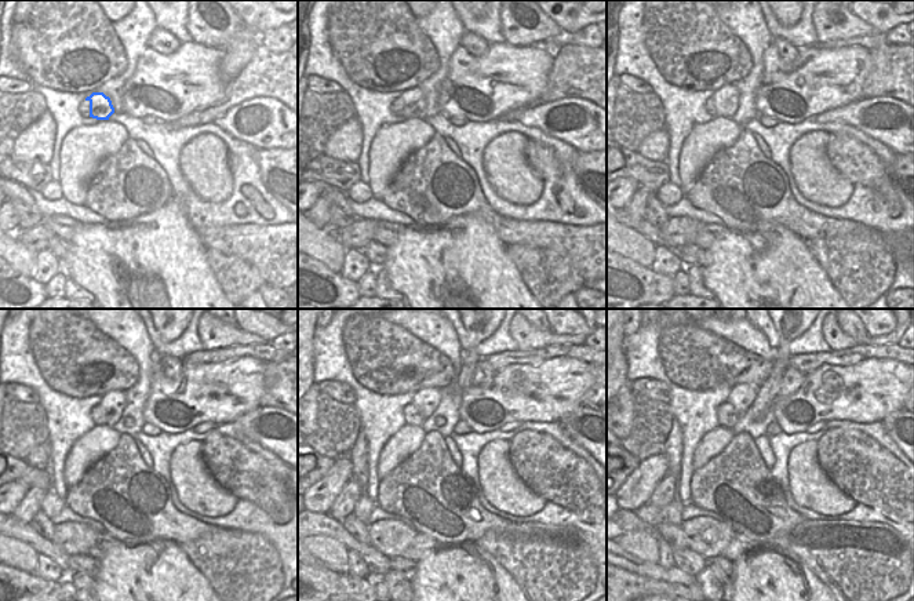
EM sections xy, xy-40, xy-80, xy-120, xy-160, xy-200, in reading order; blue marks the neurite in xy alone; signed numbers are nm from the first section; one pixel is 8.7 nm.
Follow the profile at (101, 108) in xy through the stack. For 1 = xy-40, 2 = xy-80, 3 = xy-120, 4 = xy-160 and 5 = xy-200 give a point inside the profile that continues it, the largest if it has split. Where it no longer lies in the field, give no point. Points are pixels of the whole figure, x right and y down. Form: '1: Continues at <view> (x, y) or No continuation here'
1: Continues at xy-40 (414, 101)
2: Continues at xy-80 (727, 98)
3: Continues at xy-120 (113, 403)
4: Continues at xy-160 (426, 400)
5: Continues at xy-200 (742, 396)

